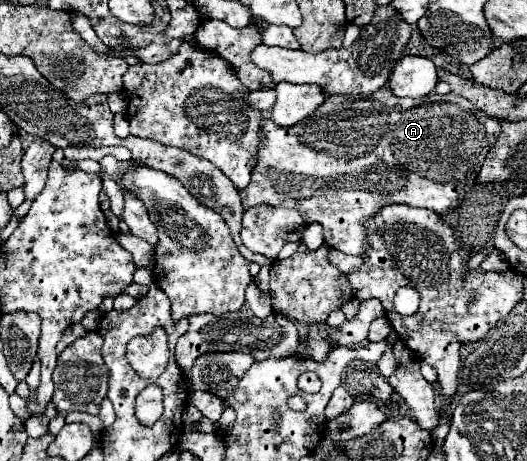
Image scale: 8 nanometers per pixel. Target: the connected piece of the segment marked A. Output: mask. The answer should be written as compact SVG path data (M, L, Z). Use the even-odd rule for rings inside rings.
M383 86L367 96L333 96L329 100L331 102L323 102L297 126L283 128L271 120L265 122L261 128L257 166L253 168L249 186L239 192L245 210L259 204L293 208L303 216L307 226L313 222L323 226L325 242L331 248L355 256L365 252L365 222L385 204L399 202L417 208L431 208L441 216L457 210L467 188L473 188L485 154L501 132L497 118L477 112L469 100L455 94L441 96L431 92L425 98L413 100L397 98L389 86Z

